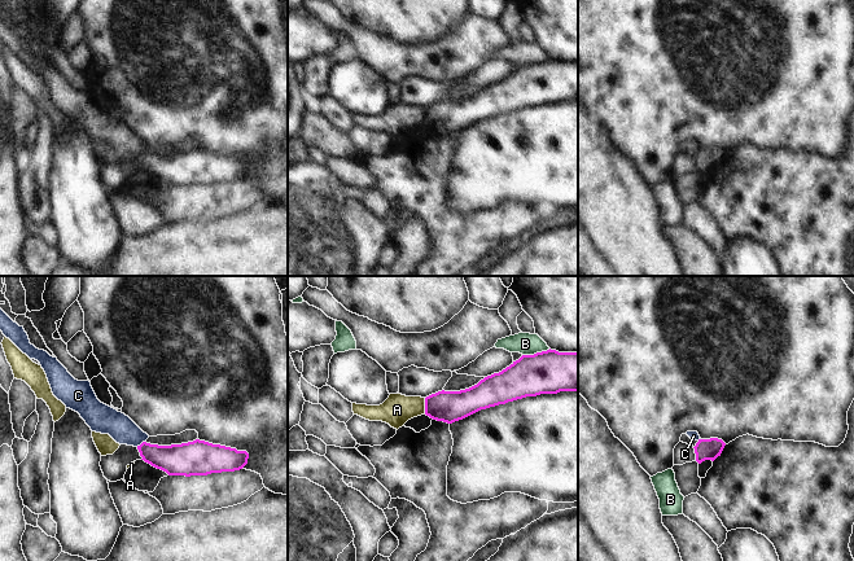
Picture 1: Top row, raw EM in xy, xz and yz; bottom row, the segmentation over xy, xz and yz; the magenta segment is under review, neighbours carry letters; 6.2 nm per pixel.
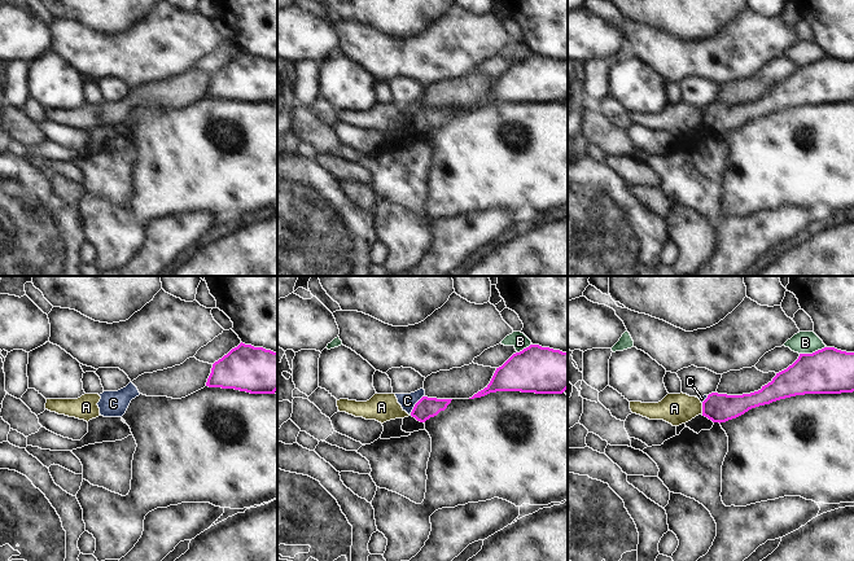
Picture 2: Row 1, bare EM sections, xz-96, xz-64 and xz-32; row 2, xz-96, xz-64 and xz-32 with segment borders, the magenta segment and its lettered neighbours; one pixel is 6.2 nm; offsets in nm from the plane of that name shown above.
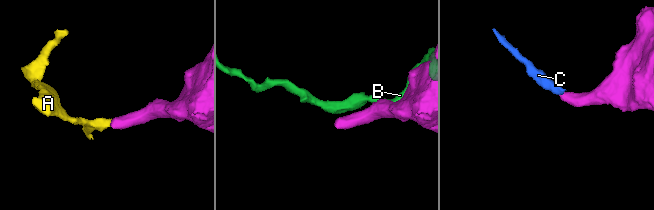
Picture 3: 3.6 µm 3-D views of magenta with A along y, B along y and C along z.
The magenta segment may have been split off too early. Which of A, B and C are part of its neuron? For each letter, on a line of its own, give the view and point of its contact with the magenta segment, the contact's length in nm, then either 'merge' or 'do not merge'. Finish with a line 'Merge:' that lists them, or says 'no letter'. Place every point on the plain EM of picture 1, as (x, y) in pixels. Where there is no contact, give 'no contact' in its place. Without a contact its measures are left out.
A: contact xz (425, 115); length 100 nm; do not merge
B: contact xz (537, 62); length 180 nm; do not merge
C: contact xy (141, 153); length 70 nm; do not merge
Merge: no letter

